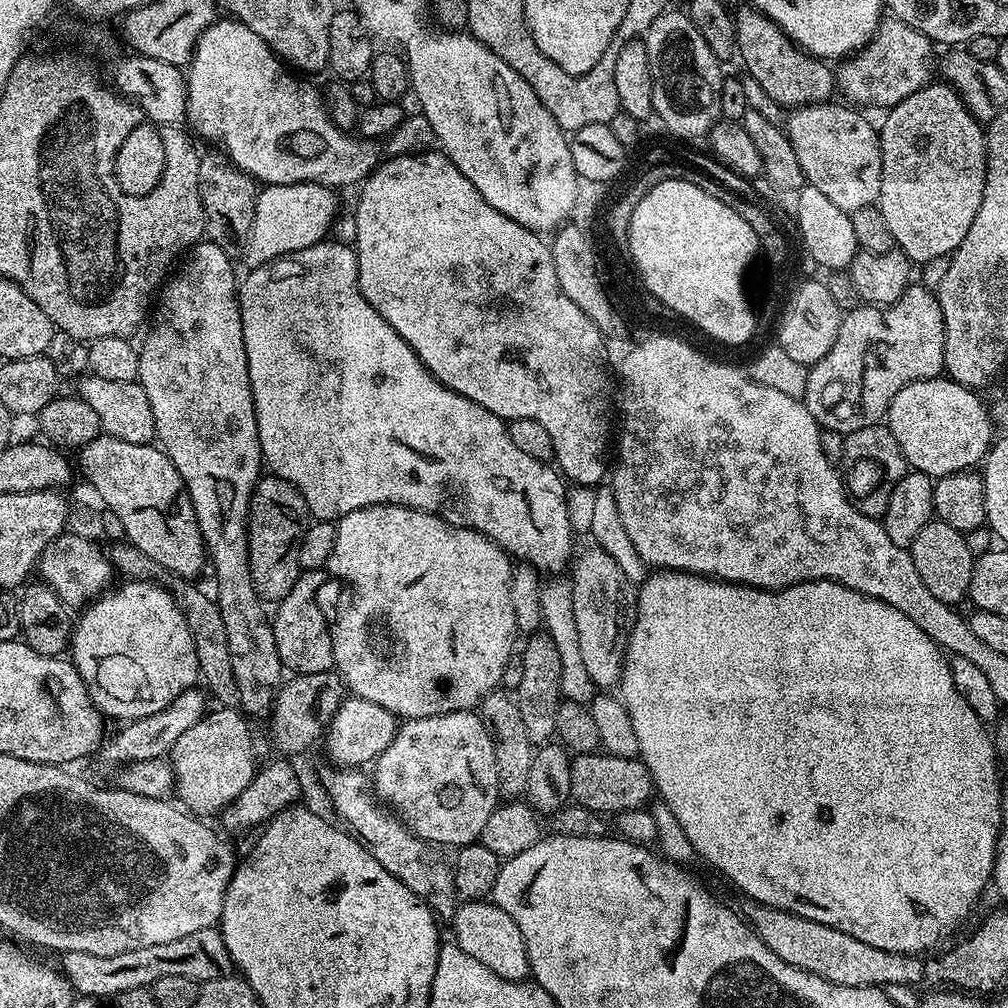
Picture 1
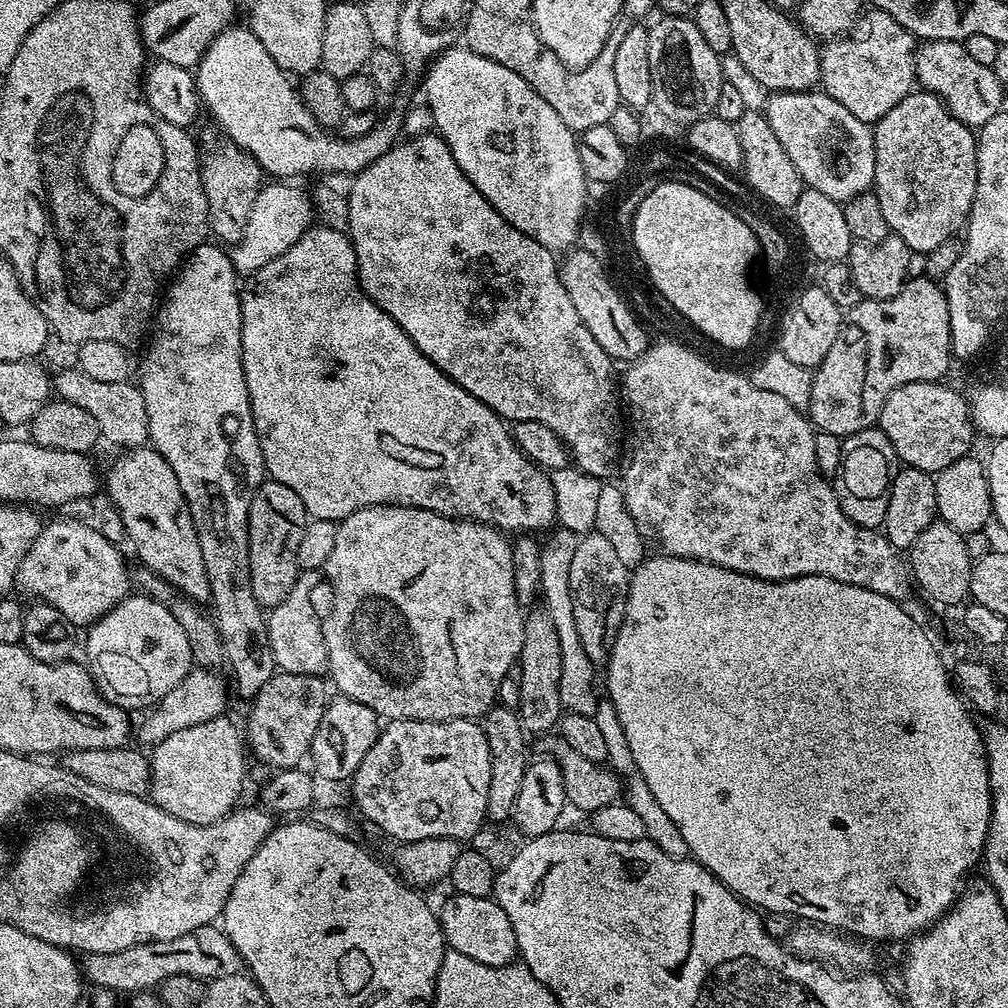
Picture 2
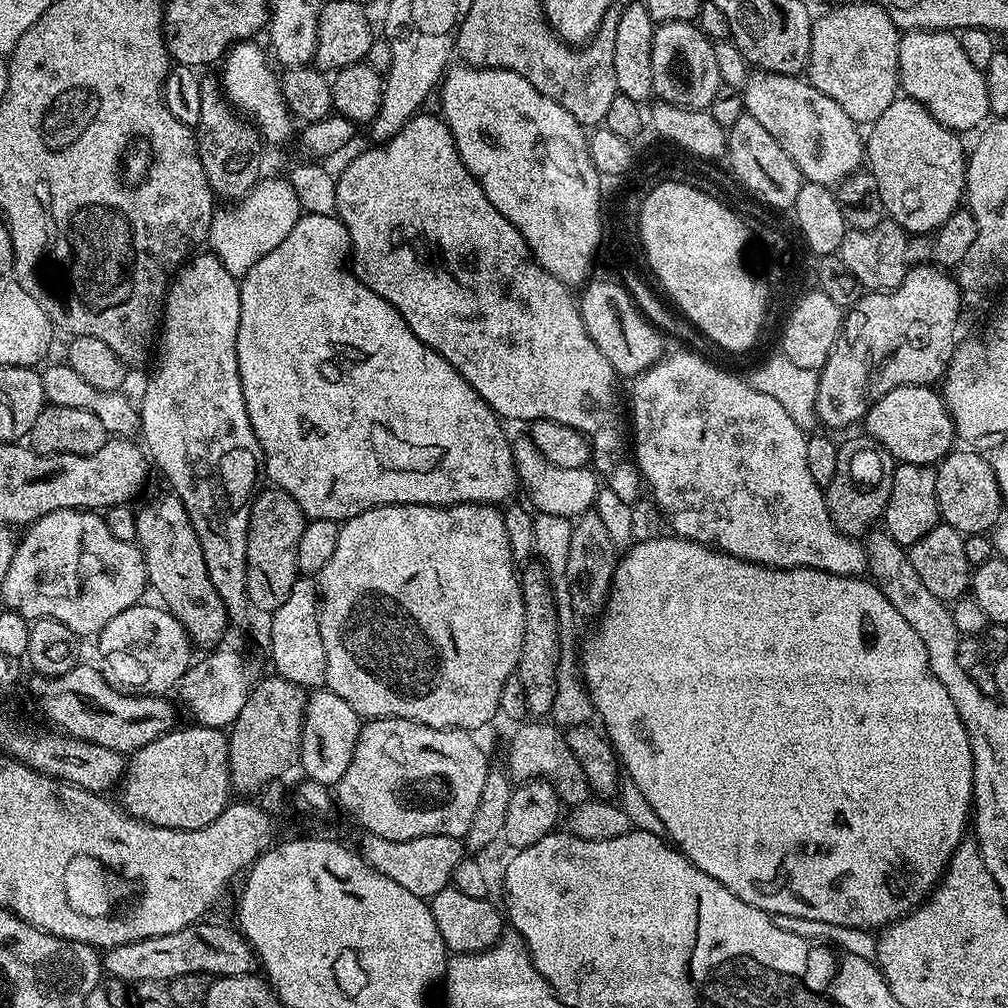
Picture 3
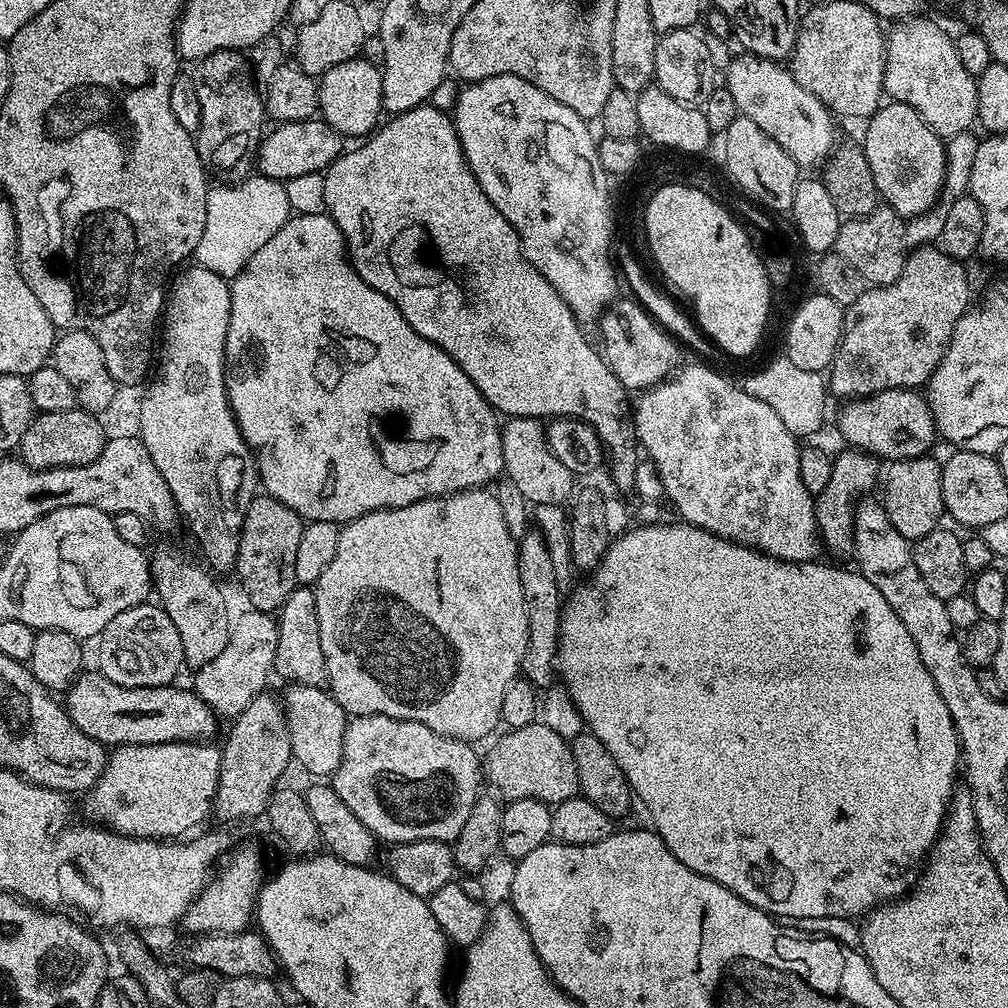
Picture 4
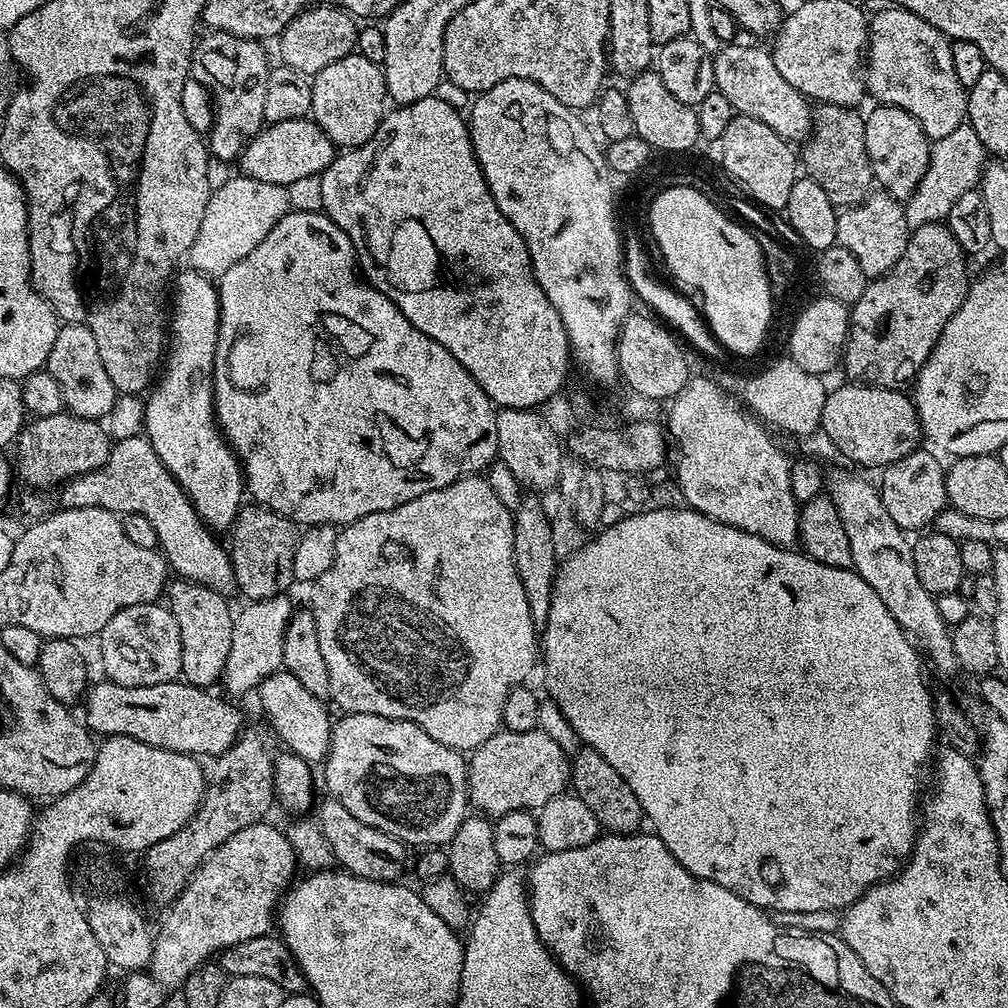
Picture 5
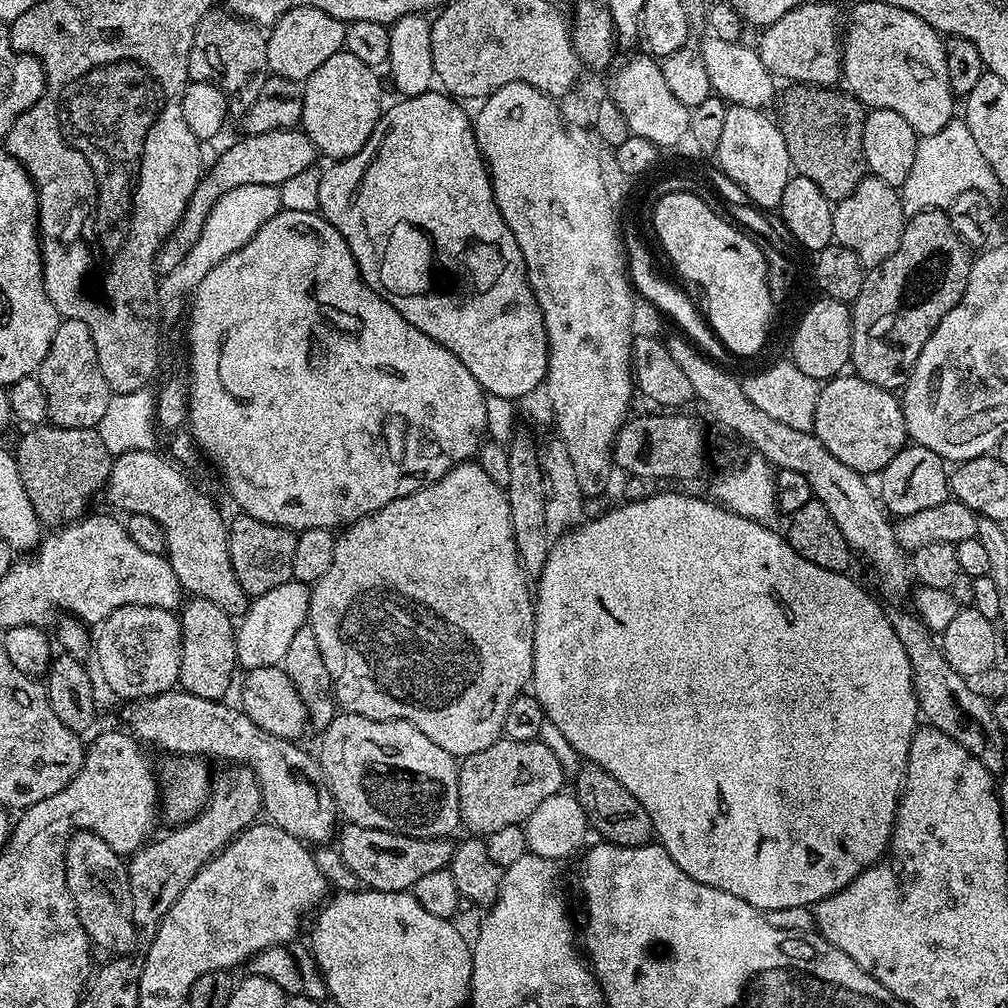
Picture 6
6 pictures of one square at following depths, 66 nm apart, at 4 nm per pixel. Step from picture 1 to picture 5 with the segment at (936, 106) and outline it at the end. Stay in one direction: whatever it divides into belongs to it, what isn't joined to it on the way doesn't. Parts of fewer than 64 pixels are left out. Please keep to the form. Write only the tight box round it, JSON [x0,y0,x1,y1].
[864,106,931,201]

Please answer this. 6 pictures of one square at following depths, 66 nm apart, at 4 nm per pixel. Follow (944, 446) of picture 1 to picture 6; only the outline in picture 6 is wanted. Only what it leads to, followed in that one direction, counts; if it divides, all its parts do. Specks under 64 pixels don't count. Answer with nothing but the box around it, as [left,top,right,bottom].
[812,374,910,474]

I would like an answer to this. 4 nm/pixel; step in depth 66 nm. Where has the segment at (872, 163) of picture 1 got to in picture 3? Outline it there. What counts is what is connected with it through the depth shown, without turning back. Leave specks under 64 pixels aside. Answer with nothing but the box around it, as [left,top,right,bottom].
[742,70,866,186]

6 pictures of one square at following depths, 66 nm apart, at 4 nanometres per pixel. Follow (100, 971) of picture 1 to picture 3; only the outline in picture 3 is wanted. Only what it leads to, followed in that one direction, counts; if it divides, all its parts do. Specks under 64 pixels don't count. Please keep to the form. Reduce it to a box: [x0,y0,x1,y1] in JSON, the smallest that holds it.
[102,922,258,982]

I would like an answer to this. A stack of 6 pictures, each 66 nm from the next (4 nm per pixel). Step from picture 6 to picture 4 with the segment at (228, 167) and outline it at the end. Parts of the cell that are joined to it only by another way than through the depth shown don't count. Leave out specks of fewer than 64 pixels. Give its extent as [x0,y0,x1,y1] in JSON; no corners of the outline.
[258,118,346,182]

